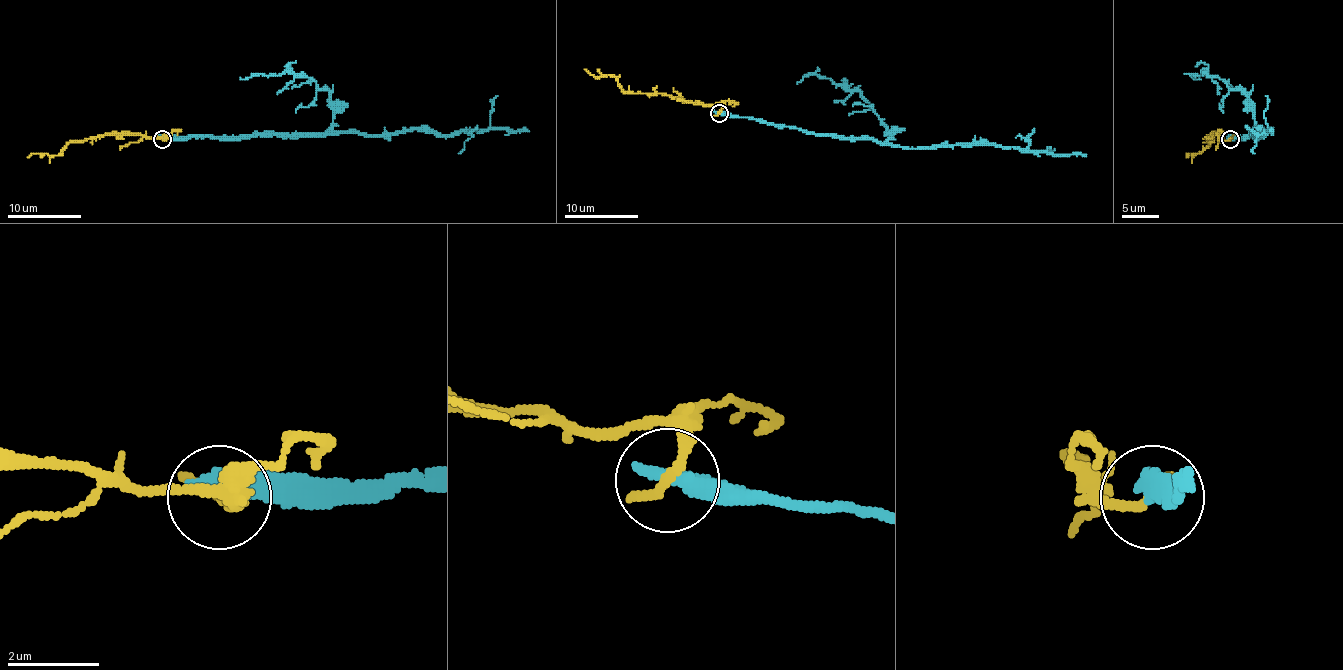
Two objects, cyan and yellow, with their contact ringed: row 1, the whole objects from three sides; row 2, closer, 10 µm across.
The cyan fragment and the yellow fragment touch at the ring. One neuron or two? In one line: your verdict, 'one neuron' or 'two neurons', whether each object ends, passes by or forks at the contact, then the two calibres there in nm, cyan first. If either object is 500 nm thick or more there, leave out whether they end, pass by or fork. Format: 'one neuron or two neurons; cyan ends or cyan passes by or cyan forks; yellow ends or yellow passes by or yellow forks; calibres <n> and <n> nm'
two neurons; cyan ends; yellow ends; calibres 480 and 280 nm

